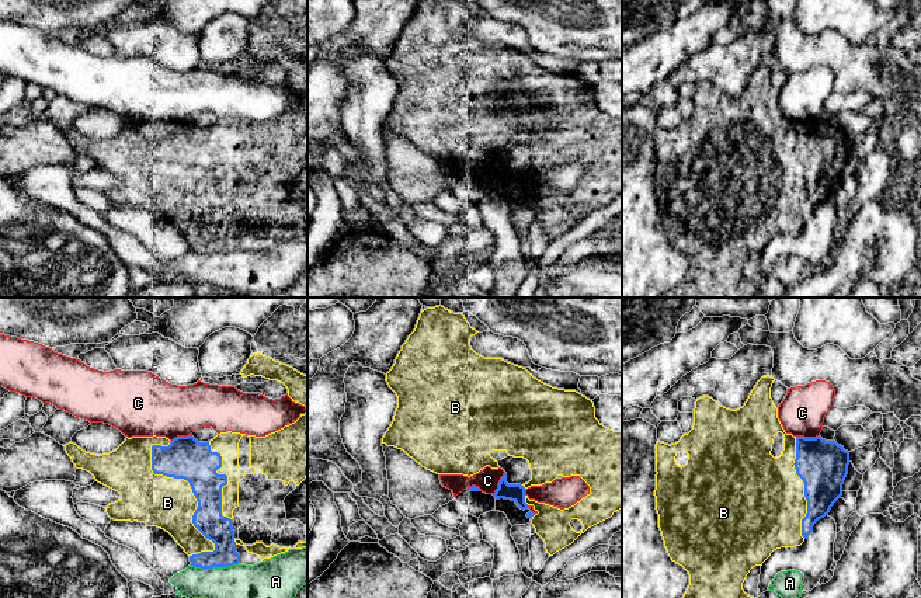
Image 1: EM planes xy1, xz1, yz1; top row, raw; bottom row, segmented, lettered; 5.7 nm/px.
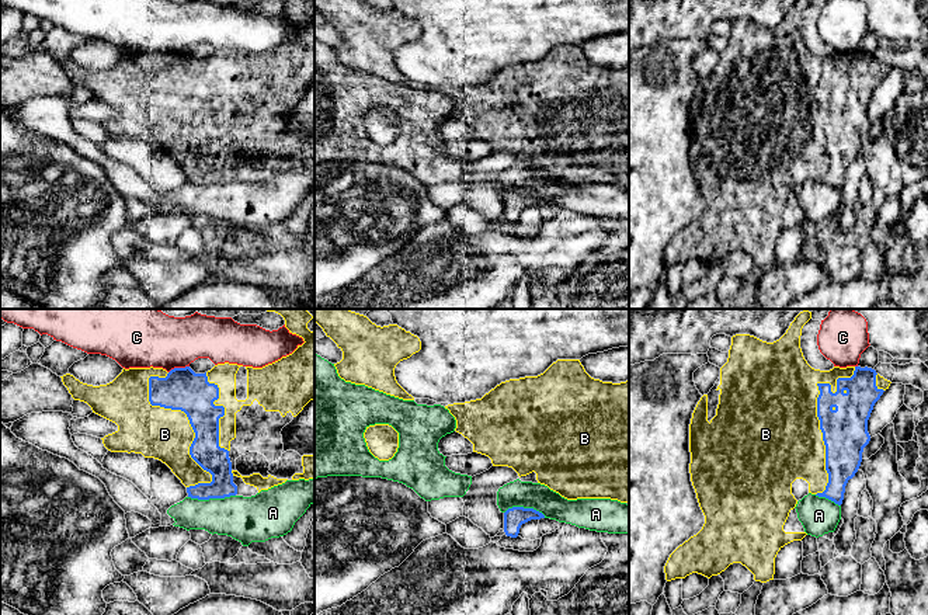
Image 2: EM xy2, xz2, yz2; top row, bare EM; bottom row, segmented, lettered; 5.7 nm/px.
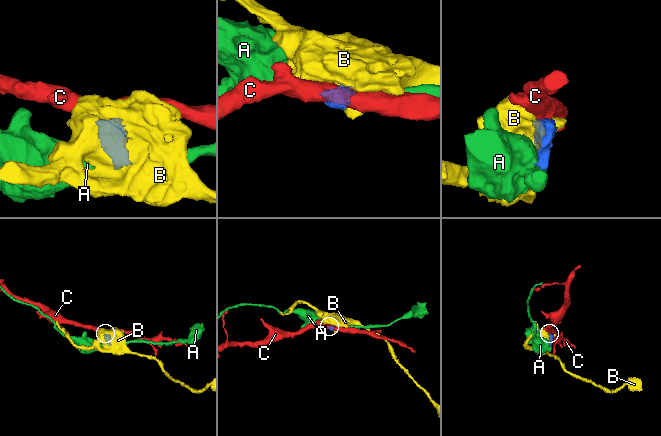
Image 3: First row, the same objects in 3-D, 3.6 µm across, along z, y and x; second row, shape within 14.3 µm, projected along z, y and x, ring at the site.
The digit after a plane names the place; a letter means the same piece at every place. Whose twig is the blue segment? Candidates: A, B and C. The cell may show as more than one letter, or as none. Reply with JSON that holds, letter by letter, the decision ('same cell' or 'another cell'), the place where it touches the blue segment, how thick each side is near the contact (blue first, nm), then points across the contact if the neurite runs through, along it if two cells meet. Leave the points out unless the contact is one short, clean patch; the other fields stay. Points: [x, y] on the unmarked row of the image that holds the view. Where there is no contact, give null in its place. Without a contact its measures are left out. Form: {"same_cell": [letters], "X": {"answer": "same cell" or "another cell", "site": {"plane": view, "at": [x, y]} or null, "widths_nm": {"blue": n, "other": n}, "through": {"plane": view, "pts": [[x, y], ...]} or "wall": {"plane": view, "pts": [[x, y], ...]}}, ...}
{"same_cell": ["B"], "A": {"answer": "another cell", "site": {"plane": "xy1", "at": [214, 251]}, "widths_nm": {"blue": 160, "other": 260}, "wall": {"plane": "xy1", "pts": [[237, 249], [215, 253], [191, 251]]}}, "B": {"answer": "same cell", "site": {"plane": "xy1", "at": [191, 173]}, "widths_nm": {"blue": 240, "other": 300}}, "C": {"answer": "another cell", "site": {"plane": "yz1", "at": [807, 124]}, "widths_nm": {"blue": 280, "other": 260}, "wall": {"plane": "yz1", "pts": [[796, 121], [819, 122]]}}}

